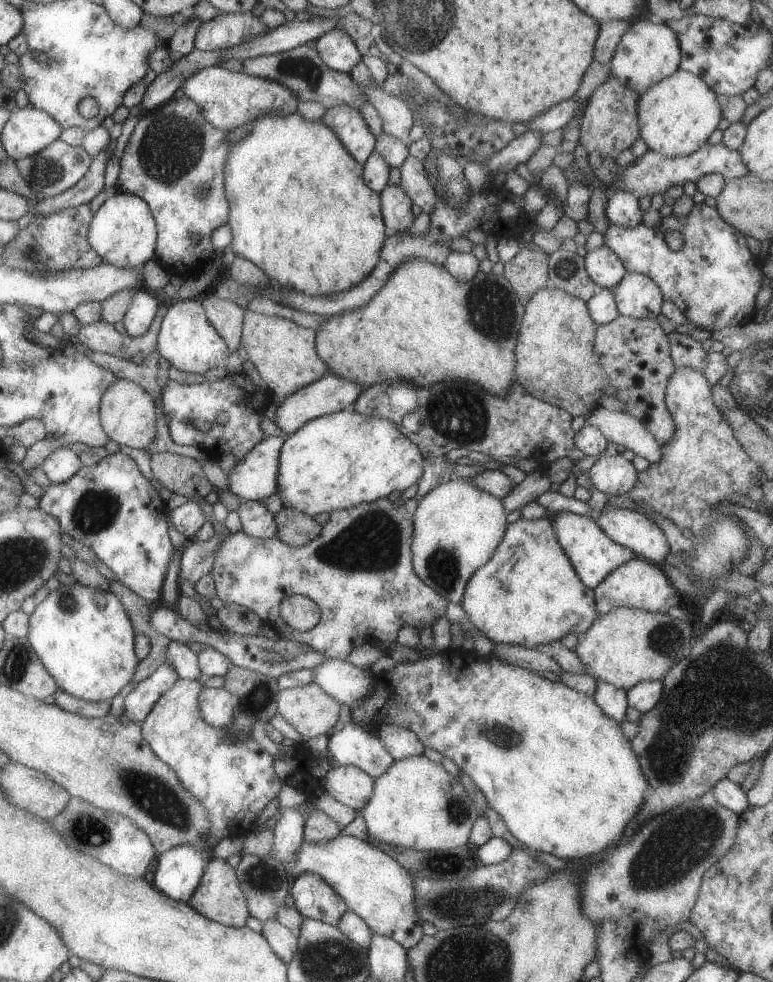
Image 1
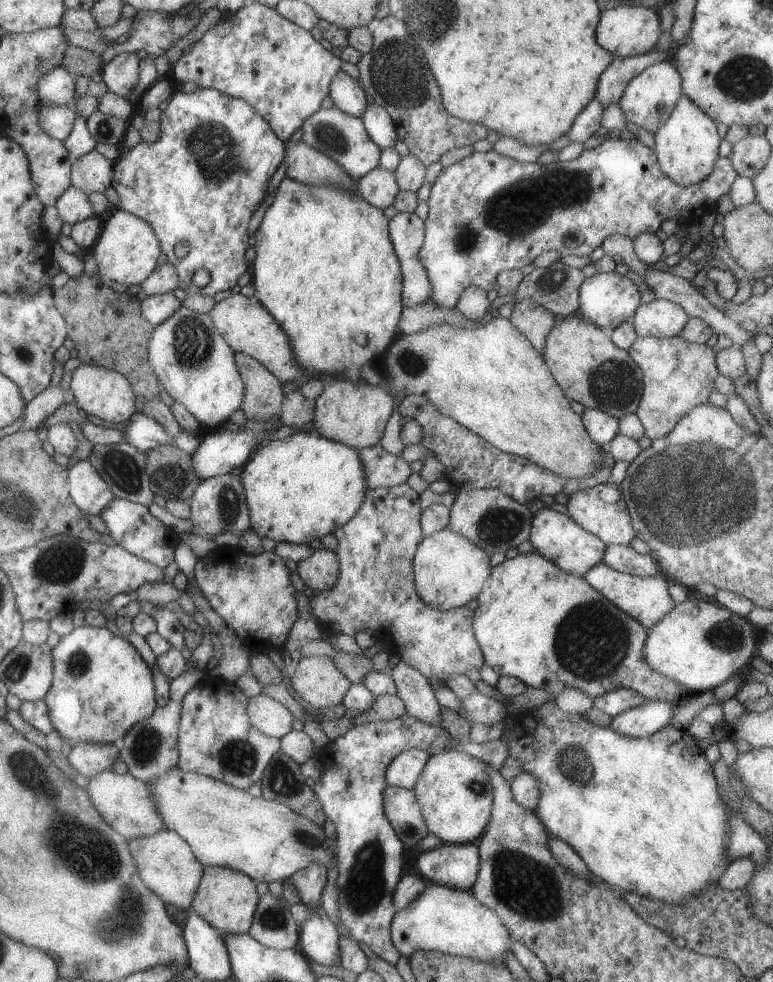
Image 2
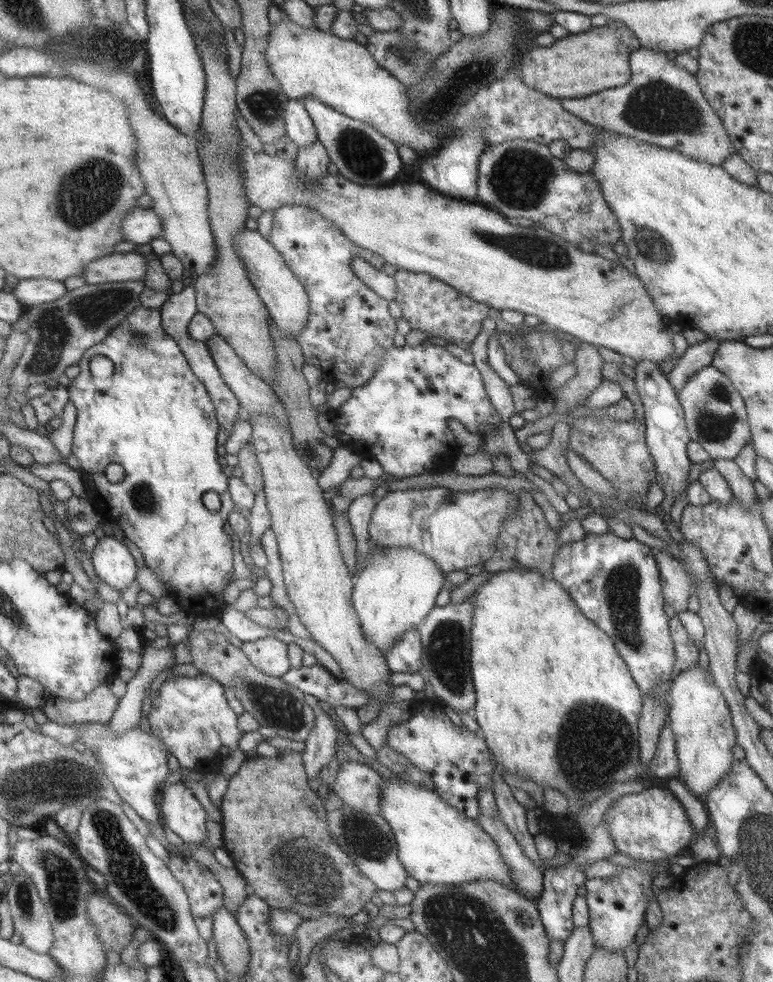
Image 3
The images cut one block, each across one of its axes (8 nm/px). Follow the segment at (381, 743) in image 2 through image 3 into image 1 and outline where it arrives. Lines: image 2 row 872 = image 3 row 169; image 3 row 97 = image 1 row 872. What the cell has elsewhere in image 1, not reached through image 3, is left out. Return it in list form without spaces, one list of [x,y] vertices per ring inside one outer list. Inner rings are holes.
[[[303,872],[293,878],[290,893],[295,908],[307,917],[323,924],[336,926],[348,906],[319,876],[313,872]]]

